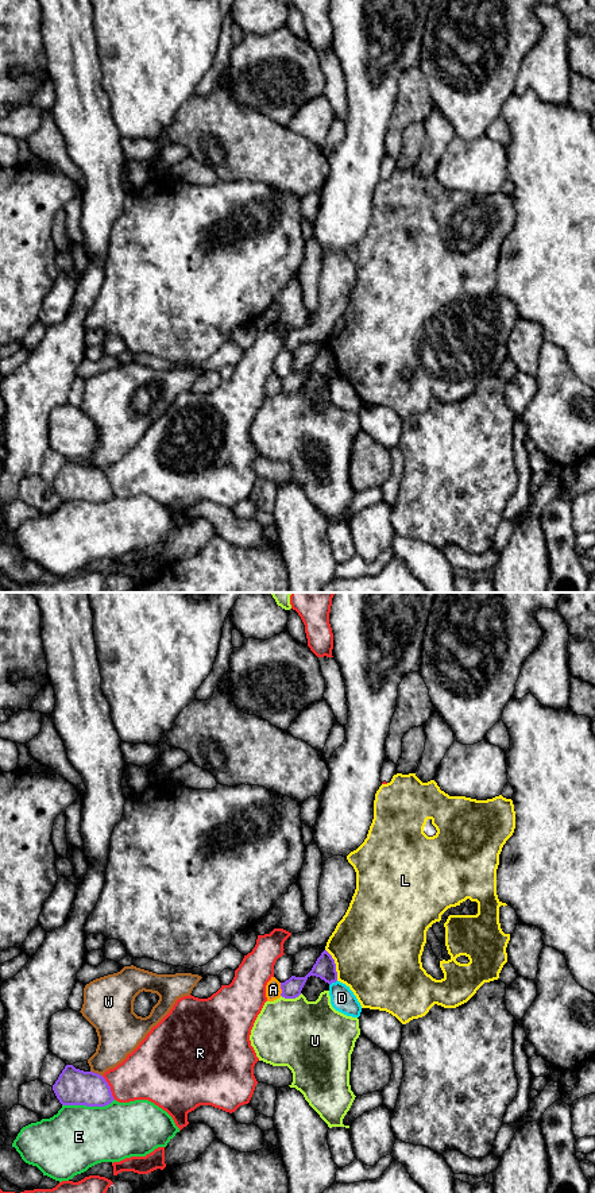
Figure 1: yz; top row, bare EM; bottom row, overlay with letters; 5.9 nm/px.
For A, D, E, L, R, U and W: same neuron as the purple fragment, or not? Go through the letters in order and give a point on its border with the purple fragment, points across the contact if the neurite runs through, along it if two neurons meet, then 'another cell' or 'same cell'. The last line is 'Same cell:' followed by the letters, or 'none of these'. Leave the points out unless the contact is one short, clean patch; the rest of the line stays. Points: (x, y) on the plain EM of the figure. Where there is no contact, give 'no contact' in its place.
A: contact yz (281, 383); another cell
D: contact yz (332, 377); border yz (336, 375), (329, 381); another cell
E: contact yz (88, 501); another cell
L: contact yz (335, 361); another cell
R: contact yz (109, 483); another cell
U: contact yz (290, 393); another cell
W: contact yz (96, 468); another cell
Same cell: none of these

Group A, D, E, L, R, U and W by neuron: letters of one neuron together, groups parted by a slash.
A / D / E / L / R / U / W

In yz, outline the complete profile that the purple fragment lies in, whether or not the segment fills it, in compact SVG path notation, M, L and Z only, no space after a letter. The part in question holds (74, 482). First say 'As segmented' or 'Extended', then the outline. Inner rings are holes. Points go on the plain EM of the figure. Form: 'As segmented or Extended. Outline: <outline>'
As segmented. Outline: M66 460L53 486L62 501L105 502L115 494L105 474Z

